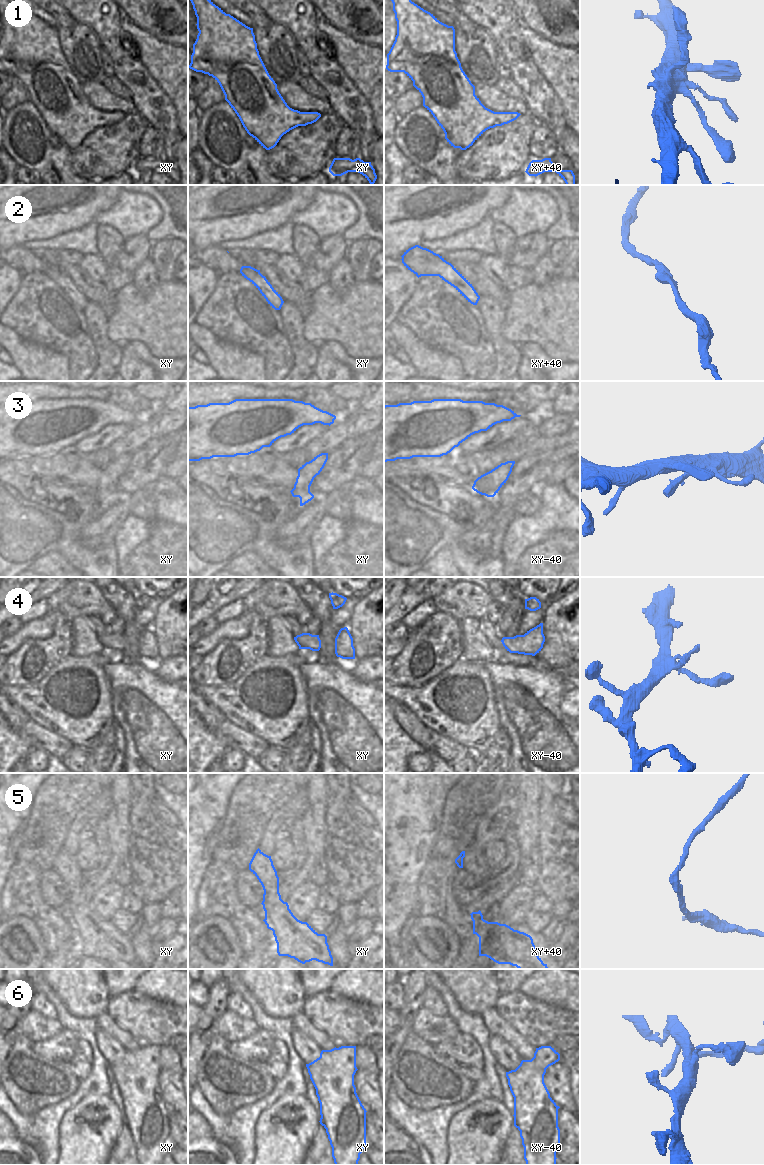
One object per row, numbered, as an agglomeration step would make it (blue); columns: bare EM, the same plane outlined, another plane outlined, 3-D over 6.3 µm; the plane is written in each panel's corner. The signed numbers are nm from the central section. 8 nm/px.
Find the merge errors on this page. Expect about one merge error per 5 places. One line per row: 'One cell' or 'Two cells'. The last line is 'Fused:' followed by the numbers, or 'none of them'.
1: One cell
2: One cell
3: One cell
4: One cell
5: One cell
6: One cell
Fused: none of them

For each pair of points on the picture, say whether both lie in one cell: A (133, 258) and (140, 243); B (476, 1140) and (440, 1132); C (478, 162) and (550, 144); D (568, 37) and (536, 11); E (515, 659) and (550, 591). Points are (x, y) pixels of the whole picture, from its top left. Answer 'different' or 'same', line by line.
A: same
B: different
C: different
D: same
E: different

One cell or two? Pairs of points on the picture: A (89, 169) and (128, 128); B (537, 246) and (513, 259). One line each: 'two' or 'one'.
A: one
B: one

